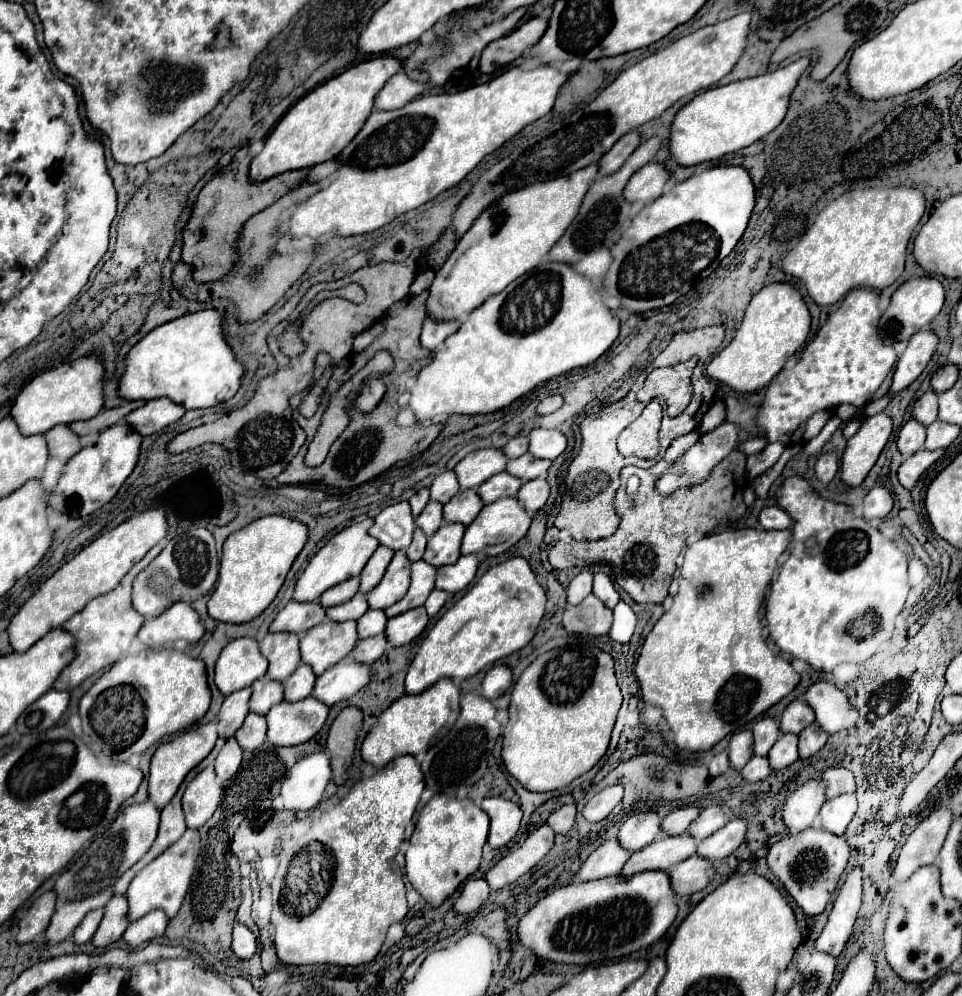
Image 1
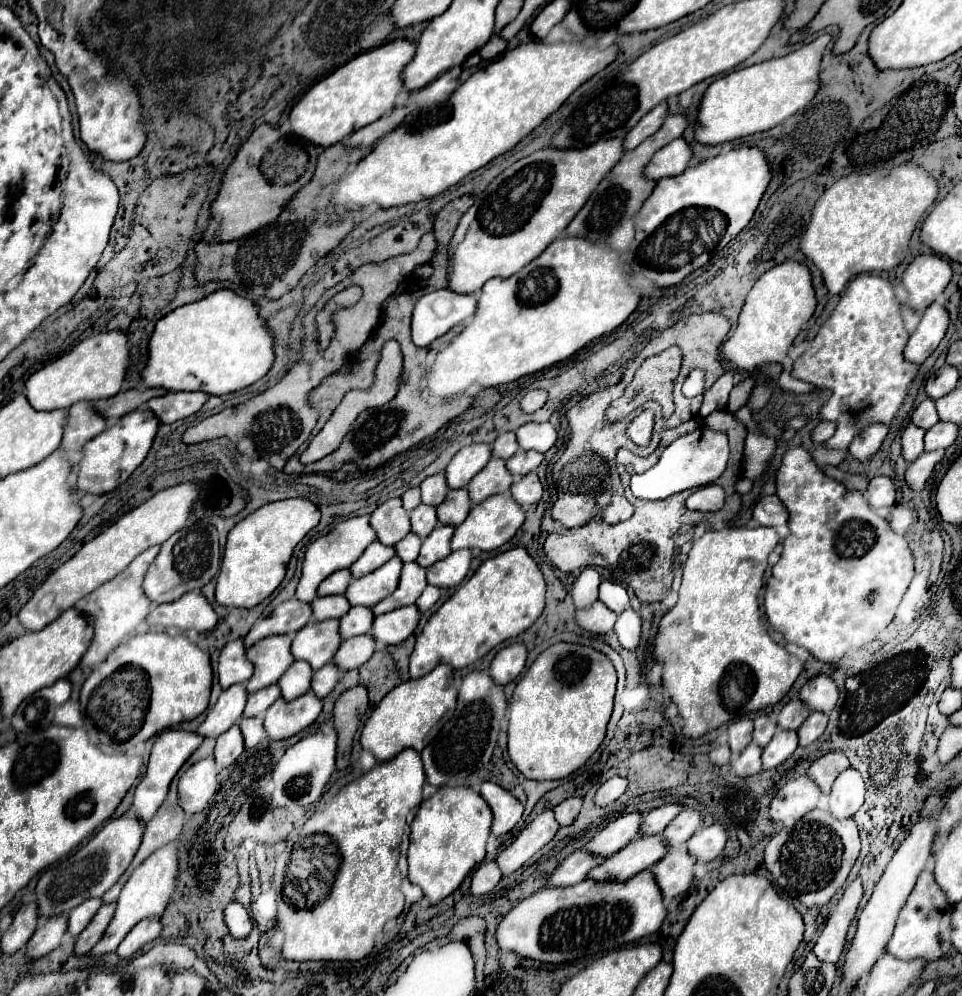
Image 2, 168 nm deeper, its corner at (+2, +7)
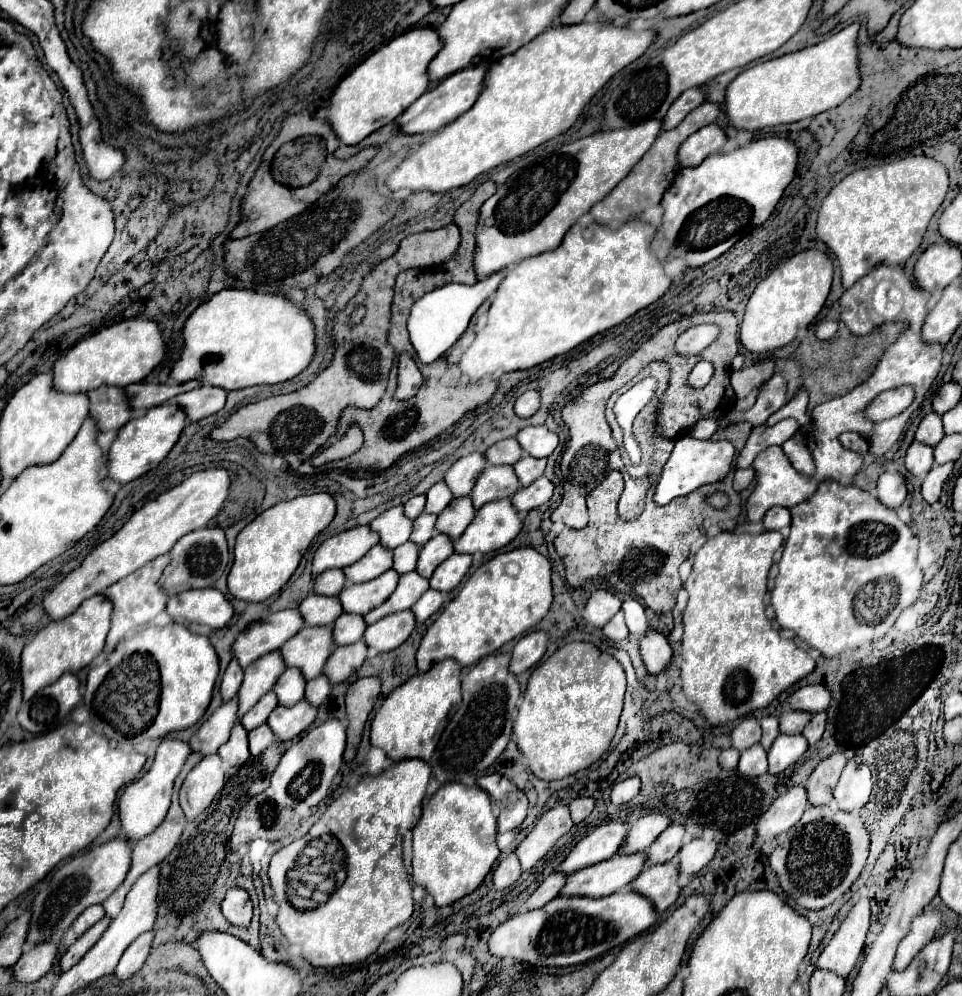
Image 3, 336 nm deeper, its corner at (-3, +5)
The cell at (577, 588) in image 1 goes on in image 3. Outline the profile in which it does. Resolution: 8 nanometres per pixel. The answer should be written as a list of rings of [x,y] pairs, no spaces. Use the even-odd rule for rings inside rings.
[[[595,590],[583,608],[585,622],[603,628],[621,610],[621,600],[607,590]]]

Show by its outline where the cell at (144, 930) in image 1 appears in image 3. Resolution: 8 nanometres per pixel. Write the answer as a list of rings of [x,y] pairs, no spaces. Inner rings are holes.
[[[153,930],[141,934],[141,938],[137,938],[123,954],[123,958],[119,960],[117,964],[117,970],[115,970],[115,976],[119,980],[127,980],[131,976],[135,976],[141,966],[145,964],[147,956],[149,956],[149,950],[151,950],[151,942],[153,942]]]

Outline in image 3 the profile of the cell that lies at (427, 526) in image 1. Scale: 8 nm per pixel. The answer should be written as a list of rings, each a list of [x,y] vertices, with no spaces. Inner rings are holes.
[[[421,514],[415,522],[413,522],[413,534],[411,534],[411,542],[415,542],[417,546],[423,546],[429,538],[435,536],[435,514]]]

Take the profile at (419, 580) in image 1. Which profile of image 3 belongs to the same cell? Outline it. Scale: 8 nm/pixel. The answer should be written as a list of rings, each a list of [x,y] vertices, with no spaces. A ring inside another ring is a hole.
[[[407,572],[399,578],[399,584],[397,584],[397,590],[375,610],[371,610],[369,614],[365,614],[365,622],[367,624],[373,624],[393,612],[401,612],[401,610],[407,610],[411,608],[421,596],[423,592],[429,588],[429,580],[427,578],[421,578],[419,574],[415,572]]]

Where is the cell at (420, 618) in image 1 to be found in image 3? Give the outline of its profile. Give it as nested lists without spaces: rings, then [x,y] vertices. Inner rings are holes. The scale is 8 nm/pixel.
[[[411,610],[389,614],[379,622],[367,626],[363,634],[363,642],[377,652],[389,652],[401,646],[415,628],[415,616]]]

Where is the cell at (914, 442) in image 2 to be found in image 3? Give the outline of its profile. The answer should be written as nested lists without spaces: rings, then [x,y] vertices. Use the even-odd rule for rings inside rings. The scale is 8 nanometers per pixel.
[[[913,442],[907,450],[905,458],[905,468],[909,474],[923,478],[933,466],[933,448],[925,446],[921,442]]]

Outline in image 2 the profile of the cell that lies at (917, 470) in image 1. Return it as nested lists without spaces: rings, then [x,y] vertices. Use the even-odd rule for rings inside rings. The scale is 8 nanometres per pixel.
[[[934,450],[934,452],[922,452],[922,456],[918,456],[918,460],[910,462],[908,468],[906,468],[906,484],[912,488],[912,490],[922,490],[926,480],[930,478],[936,462],[944,456],[944,450]]]

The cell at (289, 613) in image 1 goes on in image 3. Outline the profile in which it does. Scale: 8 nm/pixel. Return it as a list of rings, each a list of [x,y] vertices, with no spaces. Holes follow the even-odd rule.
[[[281,610],[269,614],[263,622],[247,626],[231,646],[233,658],[247,668],[251,662],[279,650],[291,636],[295,636],[305,626],[299,610]]]

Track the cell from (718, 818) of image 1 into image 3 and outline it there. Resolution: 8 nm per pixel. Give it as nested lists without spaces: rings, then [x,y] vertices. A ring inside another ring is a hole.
[[[671,824],[667,830],[663,830],[663,834],[659,834],[659,838],[645,852],[647,866],[673,860],[683,846],[683,836],[685,828],[681,824]]]

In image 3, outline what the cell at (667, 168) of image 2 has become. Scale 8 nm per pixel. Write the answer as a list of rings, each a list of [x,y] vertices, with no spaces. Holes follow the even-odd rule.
[[[709,124],[689,136],[679,148],[681,166],[699,166],[709,154],[715,154],[727,142],[727,134],[719,124]]]

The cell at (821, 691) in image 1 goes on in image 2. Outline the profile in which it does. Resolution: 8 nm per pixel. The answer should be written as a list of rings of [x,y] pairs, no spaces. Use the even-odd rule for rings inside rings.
[[[814,676],[802,686],[800,700],[812,710],[830,714],[838,702],[838,688],[830,676]]]

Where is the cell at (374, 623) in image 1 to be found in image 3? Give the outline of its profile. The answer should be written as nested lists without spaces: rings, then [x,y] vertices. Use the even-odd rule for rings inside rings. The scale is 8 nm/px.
[[[343,612],[333,622],[333,642],[335,642],[335,646],[347,646],[351,642],[359,642],[363,638],[365,628],[367,628],[367,624],[365,624],[363,616]]]

